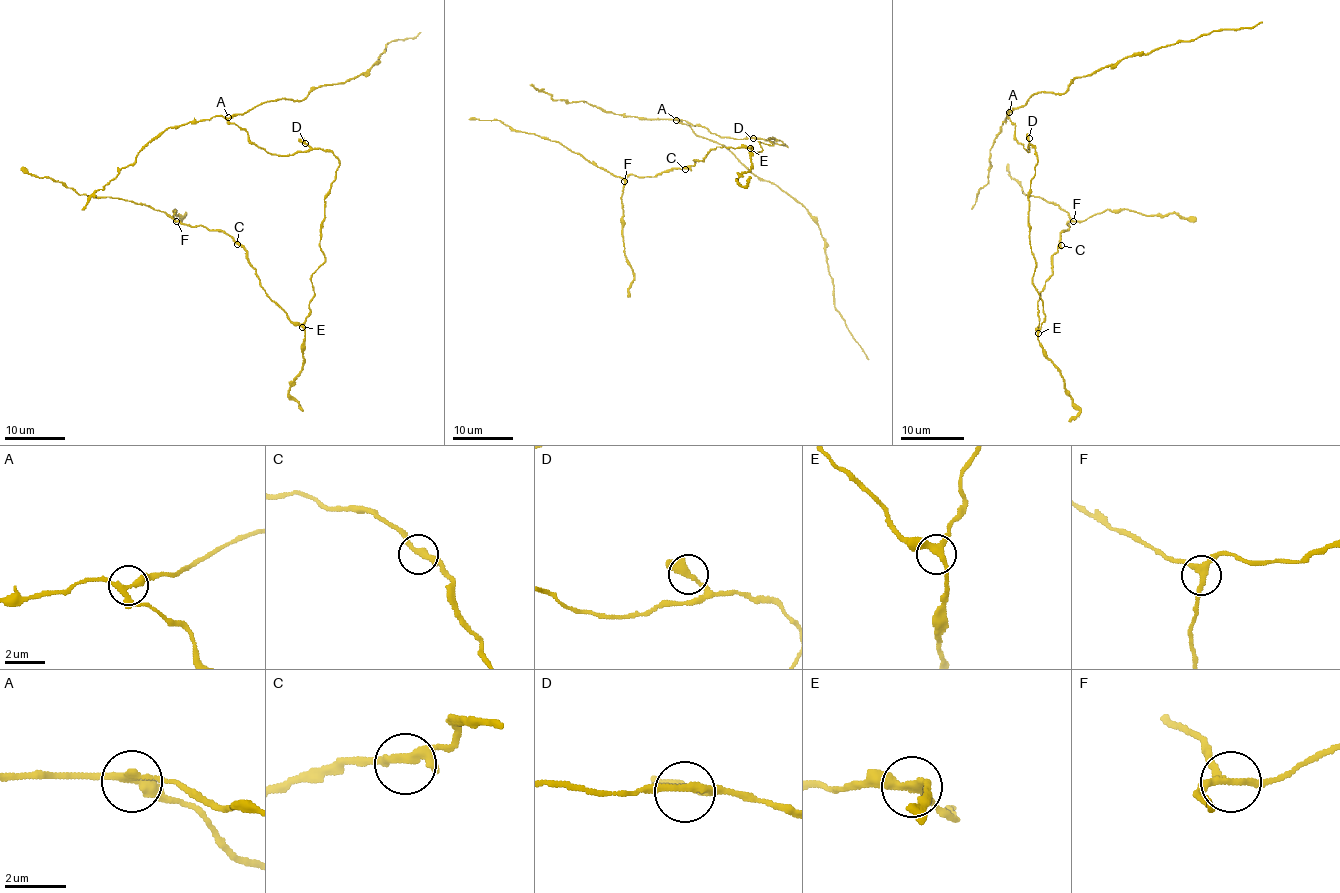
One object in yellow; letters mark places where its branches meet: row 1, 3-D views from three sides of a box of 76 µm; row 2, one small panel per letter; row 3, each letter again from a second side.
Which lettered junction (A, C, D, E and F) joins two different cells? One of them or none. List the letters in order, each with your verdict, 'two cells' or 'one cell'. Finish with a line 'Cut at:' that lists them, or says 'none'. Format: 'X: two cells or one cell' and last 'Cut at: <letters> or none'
A: two cells
C: one cell
D: one cell
E: one cell
F: one cell
Cut at: A

